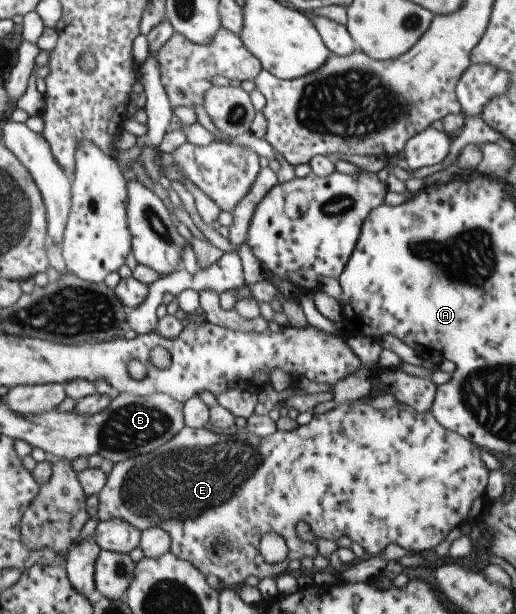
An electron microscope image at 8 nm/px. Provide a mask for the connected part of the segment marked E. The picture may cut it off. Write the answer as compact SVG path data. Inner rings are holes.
M365 402L335 405L335 408L329 410L327 414L314 413L308 424L297 425L294 430L289 430L289 432L276 430L271 436L265 436L265 438L259 438L259 436L251 434L245 428L235 435L224 436L223 434L214 434L204 427L192 429L188 426L183 426L171 440L168 440L154 451L114 463L111 467L111 472L106 475L103 488L96 494L98 500L97 520L98 522L109 519L126 520L139 531L155 527L165 530L171 540L169 551L173 556L179 556L181 560L187 560L191 566L195 566L205 577L209 576L209 574L216 576L226 588L235 588L239 584L244 584L247 576L255 576L259 581L267 577L275 578L288 572L288 564L291 560L308 563L313 559L318 554L317 548L313 541L304 542L297 537L295 533L295 524L297 522L305 522L315 538L336 541L340 536L347 536L351 542L359 544L363 548L365 555L369 557L381 554L387 544L397 544L407 552L425 556L437 544L440 544L453 528L458 528L466 523L471 502L480 496L484 497L488 470L481 461L479 451L478 446L475 446L470 440L465 440L460 434L439 426L435 422L435 418L431 416L431 412L413 412L413 410L401 408L399 404L383 410L375 409L369 404L365 404ZM269 533L281 536L288 548L285 560L281 560L279 564L265 562L261 558L259 550L257 550L262 536Z

